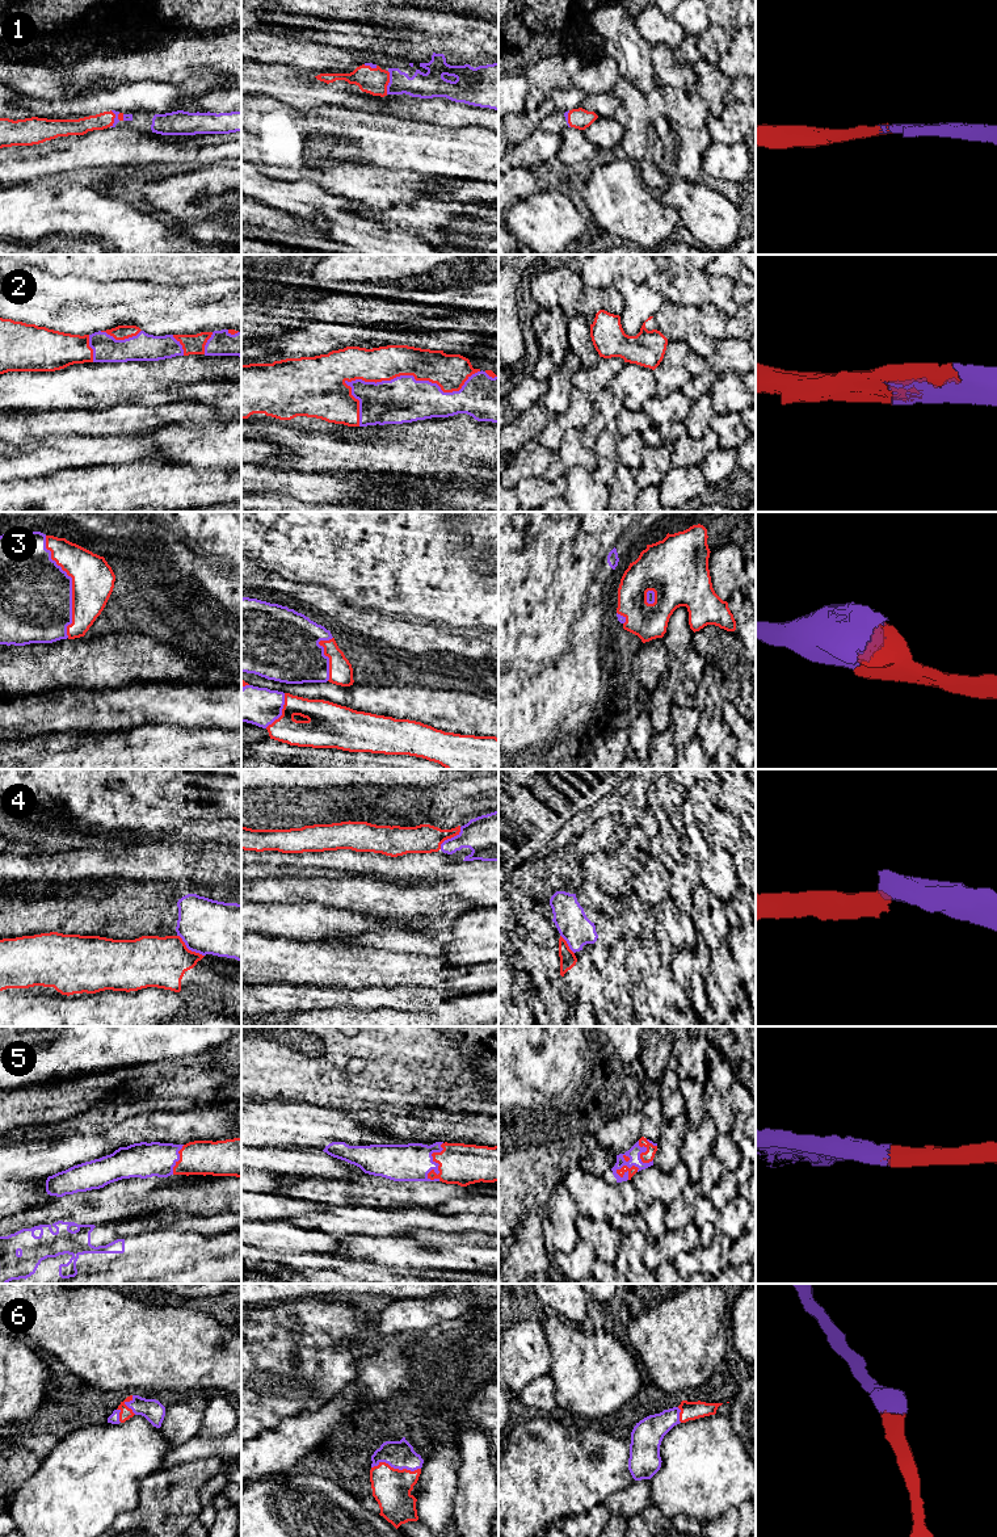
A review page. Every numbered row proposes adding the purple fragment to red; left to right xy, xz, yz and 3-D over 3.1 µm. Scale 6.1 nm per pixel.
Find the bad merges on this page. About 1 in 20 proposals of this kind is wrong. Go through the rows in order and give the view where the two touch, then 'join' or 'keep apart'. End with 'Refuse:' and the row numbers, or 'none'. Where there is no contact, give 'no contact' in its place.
1: xz | join
2: xz | join
3: xy | join
4: xy | join
5: xz | join
6: xz | join
Refuse: none

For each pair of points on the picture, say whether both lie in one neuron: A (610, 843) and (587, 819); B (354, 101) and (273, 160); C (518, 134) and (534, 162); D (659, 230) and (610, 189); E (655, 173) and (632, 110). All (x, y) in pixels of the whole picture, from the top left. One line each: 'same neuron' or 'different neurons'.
A: different neurons
B: different neurons
C: different neurons
D: same neuron
E: same neuron

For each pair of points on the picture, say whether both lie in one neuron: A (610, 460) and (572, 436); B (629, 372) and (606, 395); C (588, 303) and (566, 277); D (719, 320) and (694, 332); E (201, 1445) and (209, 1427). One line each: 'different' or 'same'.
A: different
B: different
C: same
D: different
E: different

